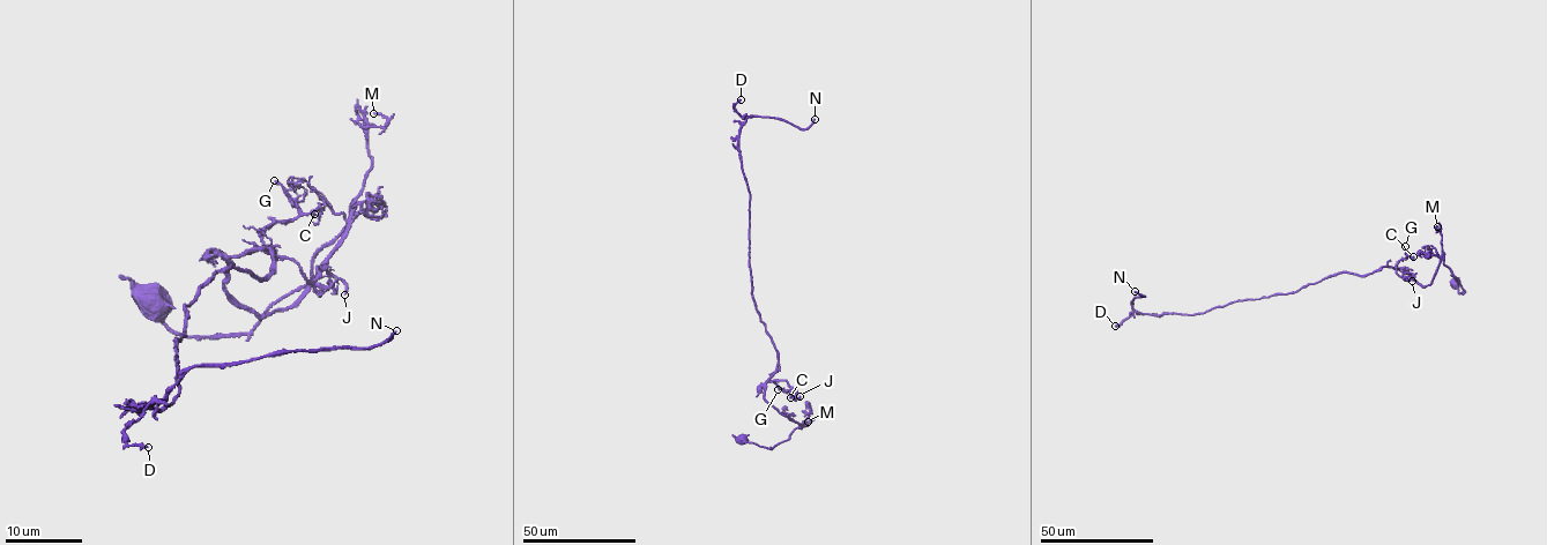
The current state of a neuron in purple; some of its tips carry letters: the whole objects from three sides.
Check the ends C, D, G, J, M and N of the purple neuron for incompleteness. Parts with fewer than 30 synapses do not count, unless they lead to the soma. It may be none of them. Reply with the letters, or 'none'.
N

